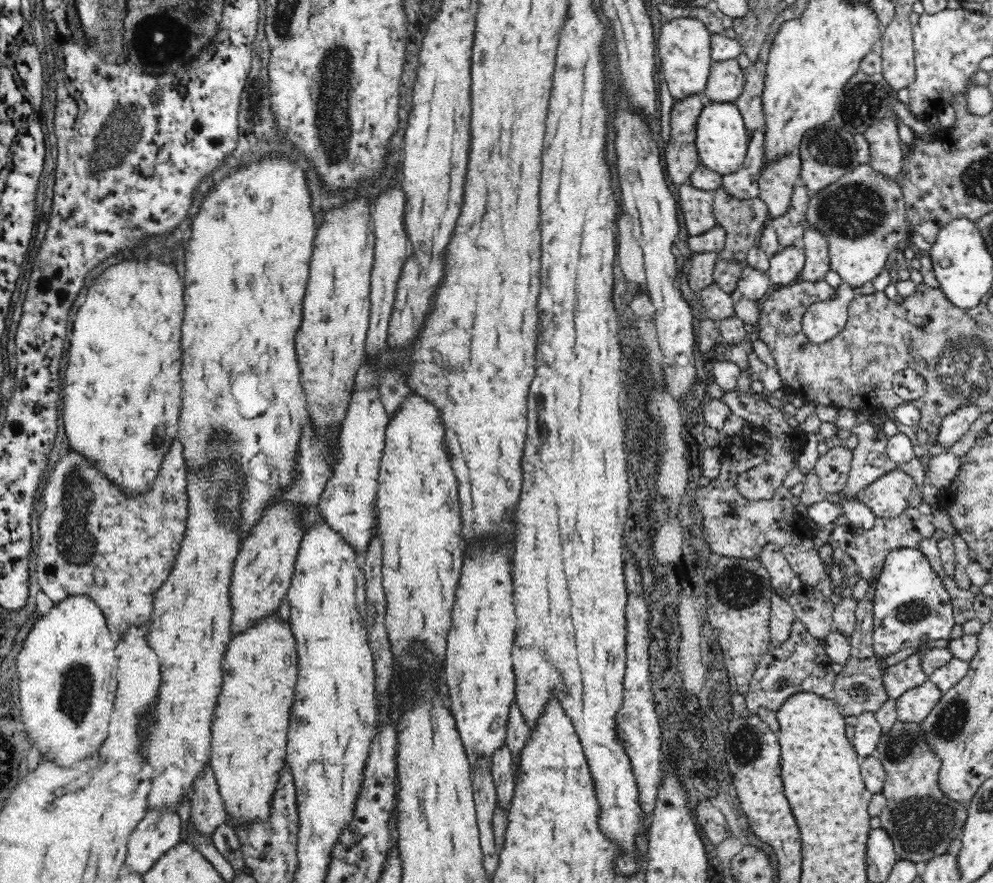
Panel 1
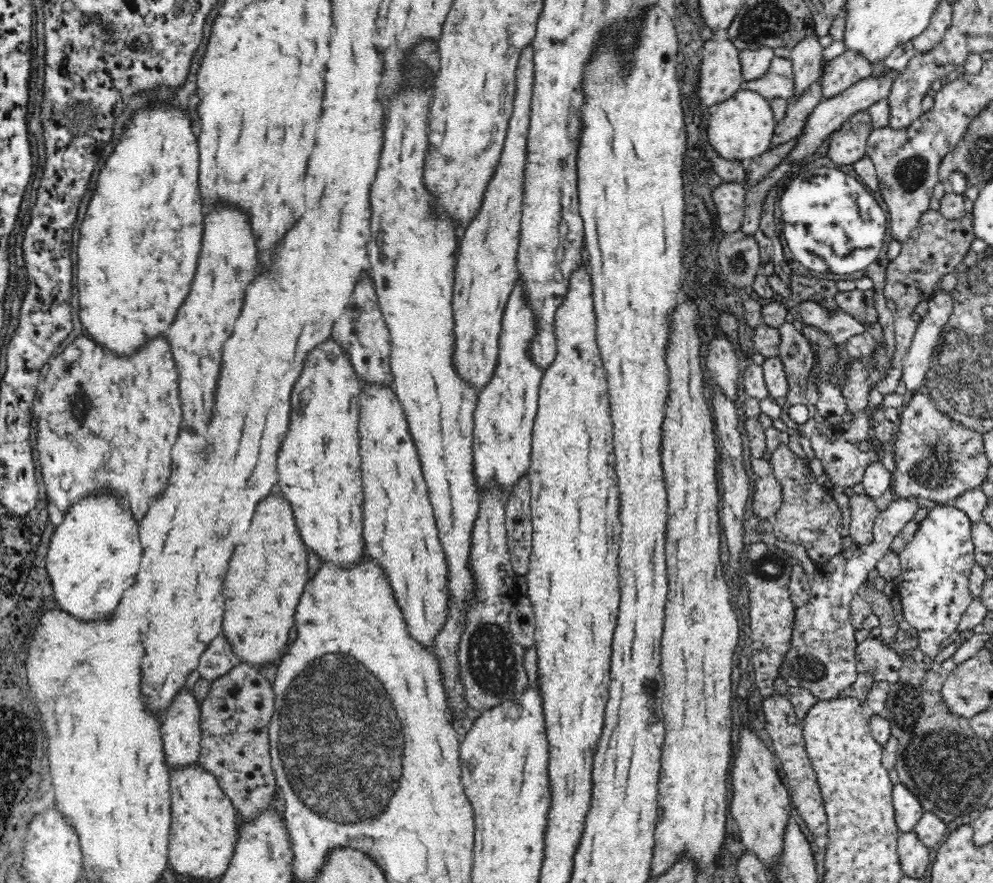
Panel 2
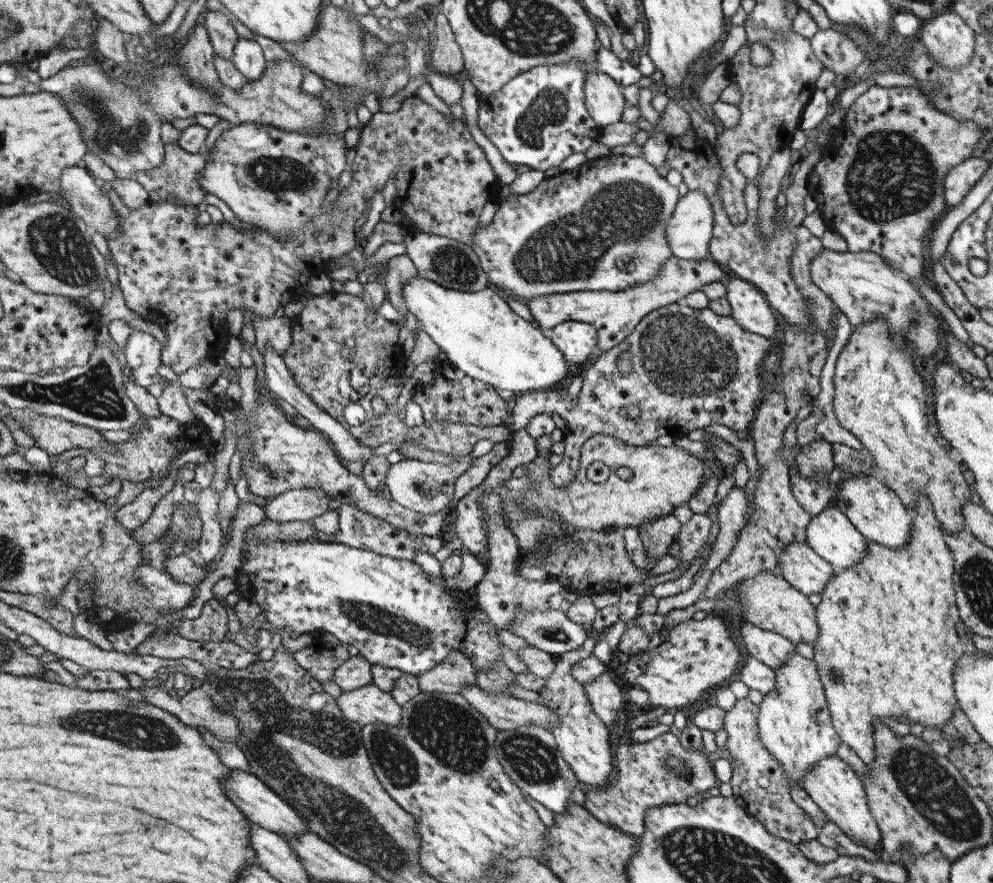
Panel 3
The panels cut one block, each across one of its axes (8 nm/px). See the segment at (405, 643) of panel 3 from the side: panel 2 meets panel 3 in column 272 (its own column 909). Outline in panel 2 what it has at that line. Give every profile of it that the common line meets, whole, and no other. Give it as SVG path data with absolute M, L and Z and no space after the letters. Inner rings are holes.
M951 503L943 507L932 507L928 509L928 516L919 522L913 538L898 553L898 594L903 610L901 619L910 624L918 648L927 660L940 656L940 644L958 628L962 614L973 599L968 589L968 576L976 566L971 524L966 513Z

